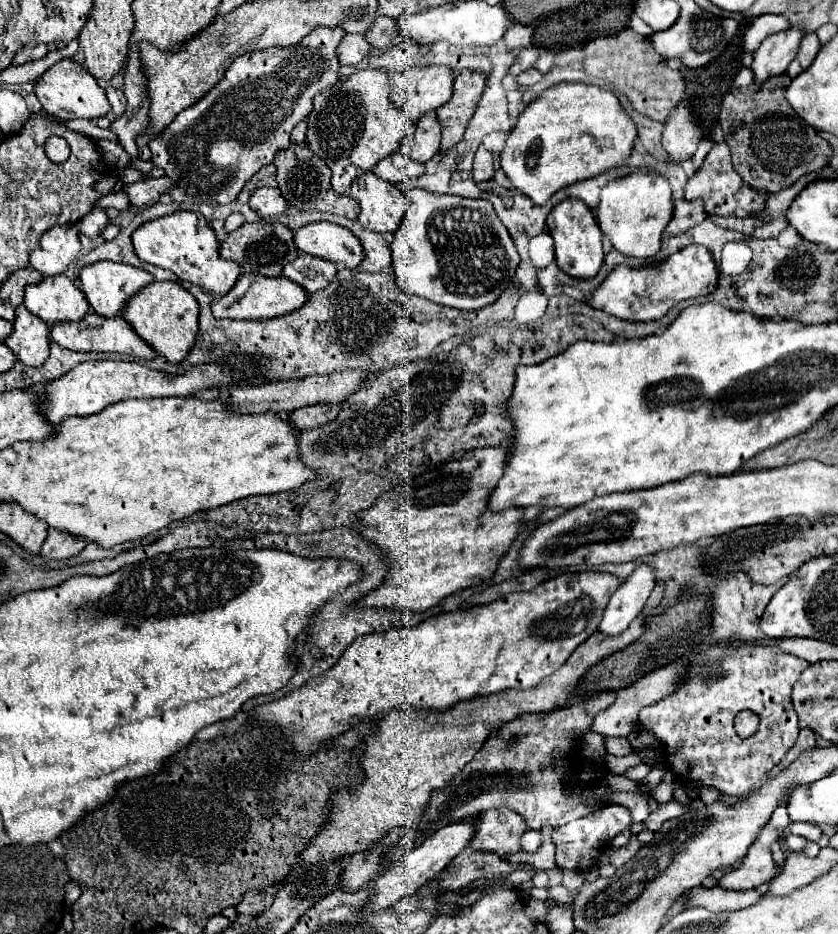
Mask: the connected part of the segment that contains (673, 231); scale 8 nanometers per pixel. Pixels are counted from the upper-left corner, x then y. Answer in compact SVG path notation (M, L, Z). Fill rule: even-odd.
M679 199L675 201L675 211L673 211L673 219L667 225L667 233L669 235L679 235L685 233L687 229L691 229L693 225L701 223L705 219L705 209L703 209L703 201L695 199L695 201L685 201Z

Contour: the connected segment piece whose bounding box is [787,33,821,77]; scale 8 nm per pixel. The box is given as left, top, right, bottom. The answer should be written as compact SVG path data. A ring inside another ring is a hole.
M805 33L805 37L801 39L801 45L799 45L799 53L791 61L787 73L791 77L797 77L801 71L805 71L811 65L811 61L815 59L815 55L819 53L819 47L821 47L821 43L819 43L817 35L815 33Z

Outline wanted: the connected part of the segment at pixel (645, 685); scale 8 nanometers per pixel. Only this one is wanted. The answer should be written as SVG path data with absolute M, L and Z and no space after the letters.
M675 661L669 667L663 667L659 671L651 671L647 675L643 675L639 681L631 683L629 687L619 689L615 693L615 701L593 719L591 731L599 733L603 737L615 737L615 735L627 737L631 733L631 729L637 727L637 715L639 715L639 711L643 707L649 707L651 703L657 703L659 699L665 699L671 691L675 691L677 683L685 677L685 669L687 669L687 663L685 661Z

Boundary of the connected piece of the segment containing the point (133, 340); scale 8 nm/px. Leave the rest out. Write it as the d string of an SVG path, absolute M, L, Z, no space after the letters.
M87 313L81 321L63 321L63 323L55 323L49 331L51 341L55 341L57 345L71 349L71 351L97 351L97 353L119 353L119 355L133 355L133 357L141 357L141 359L153 359L155 351L143 341L139 339L137 333L133 333L131 325L123 319L123 317L101 317L95 313Z

